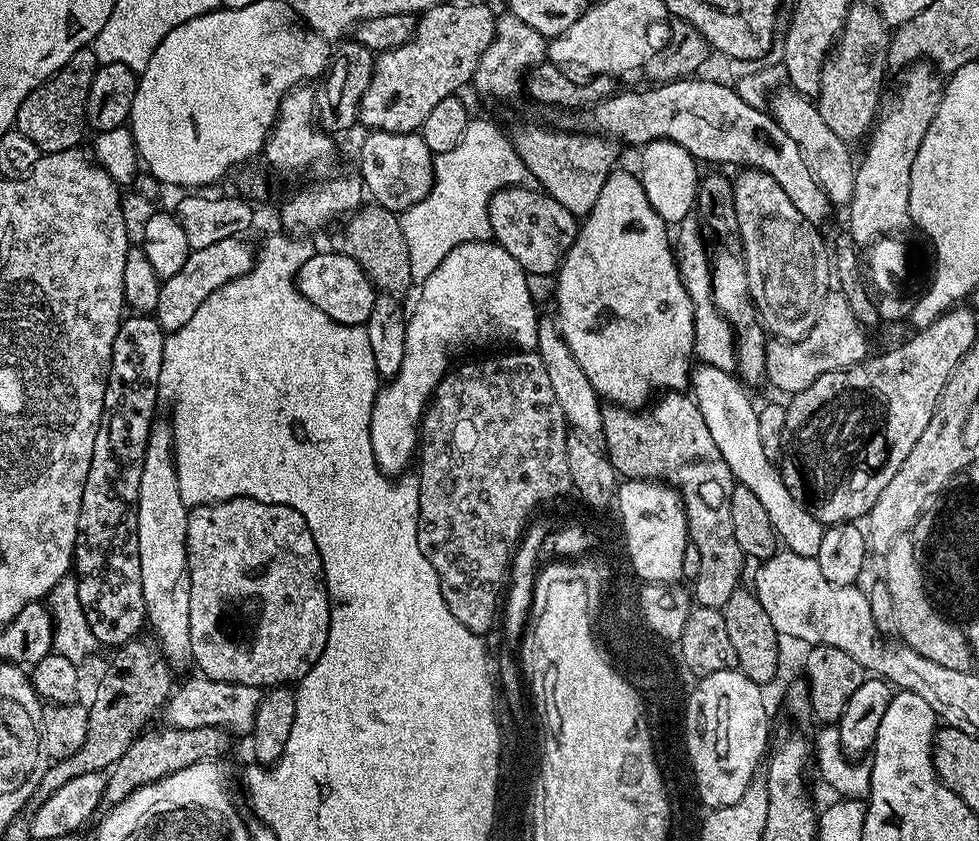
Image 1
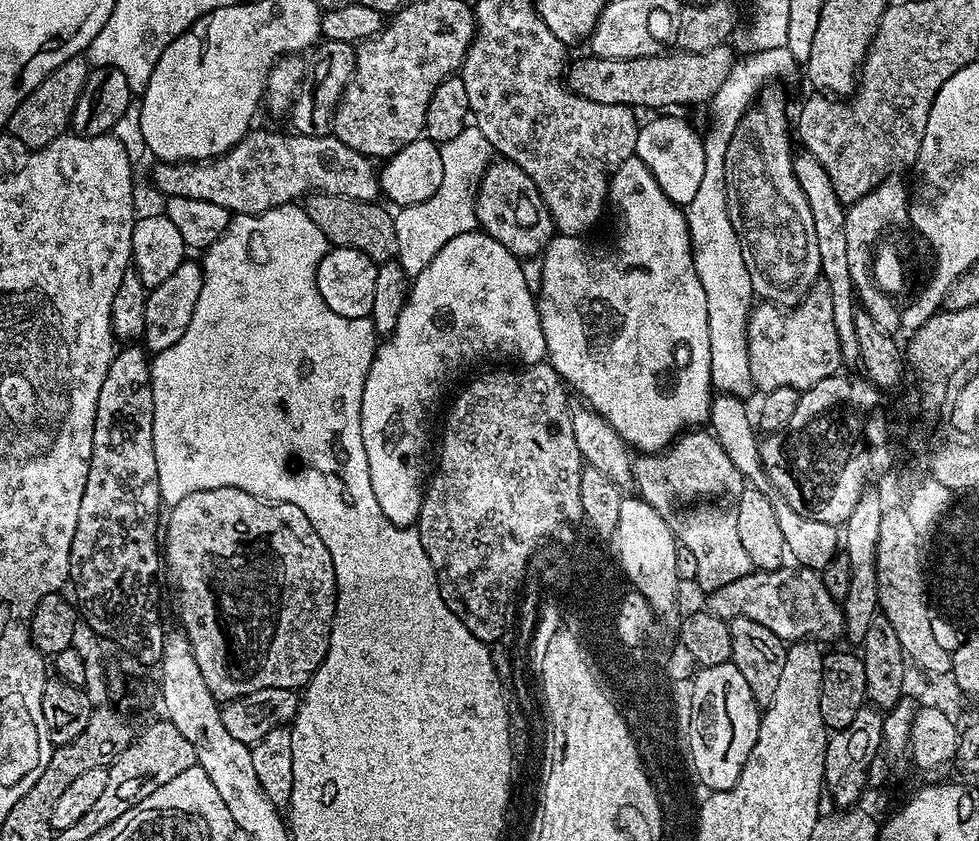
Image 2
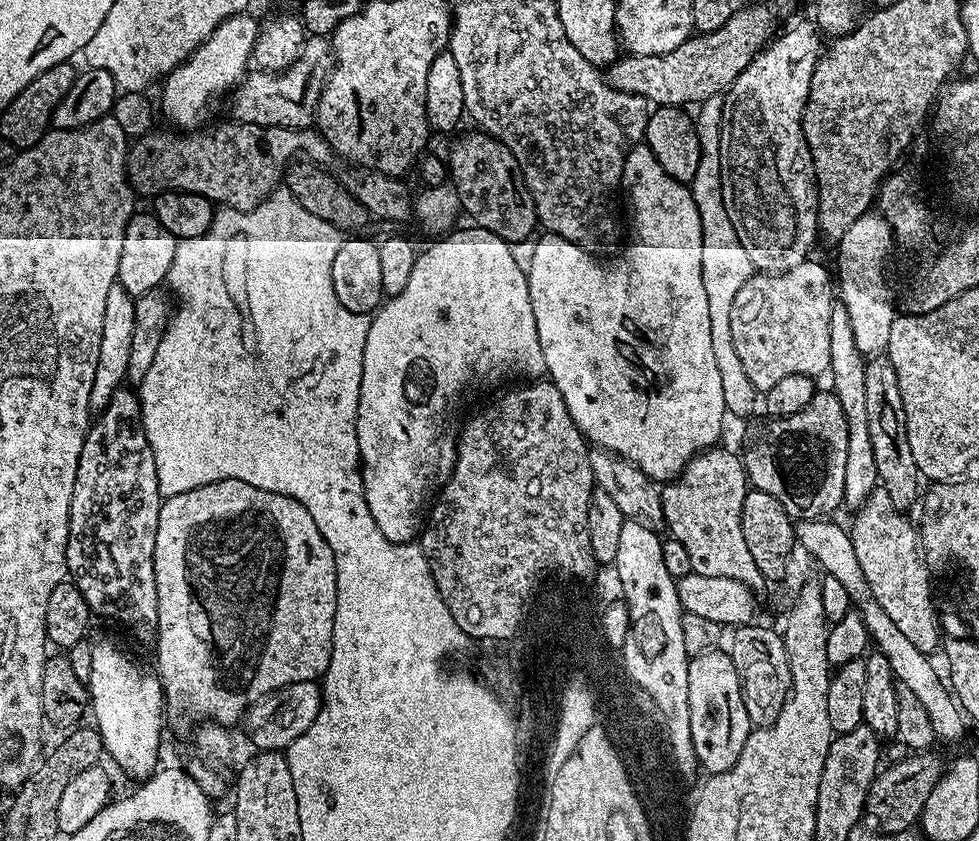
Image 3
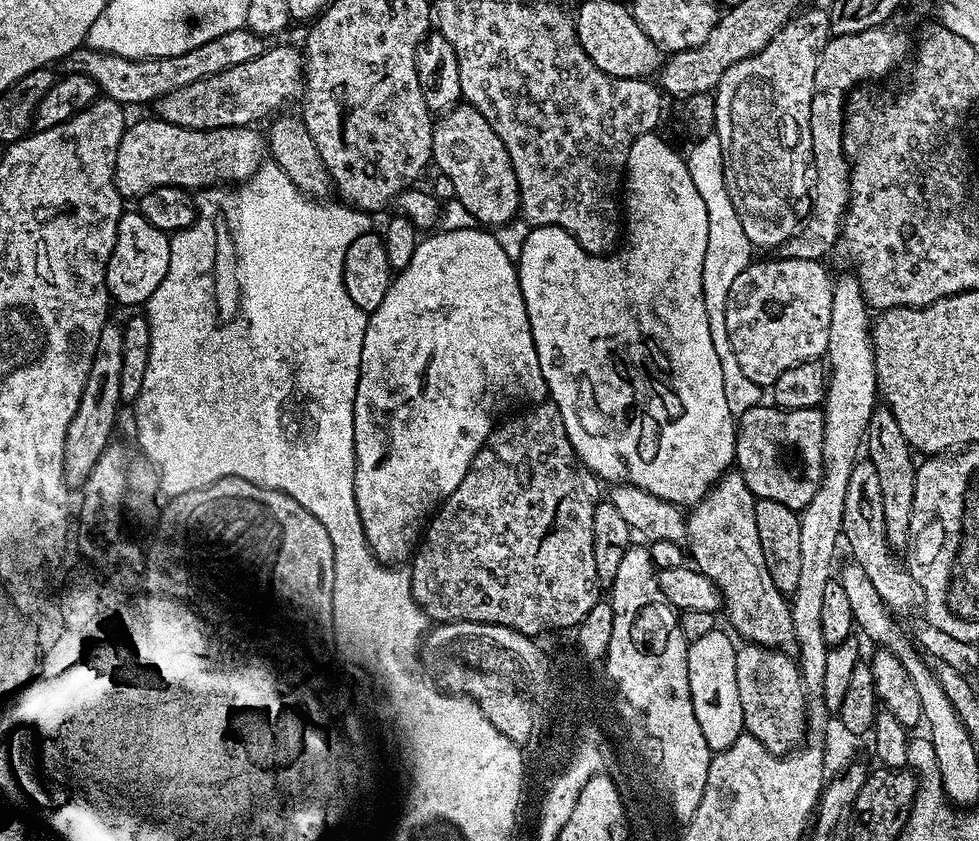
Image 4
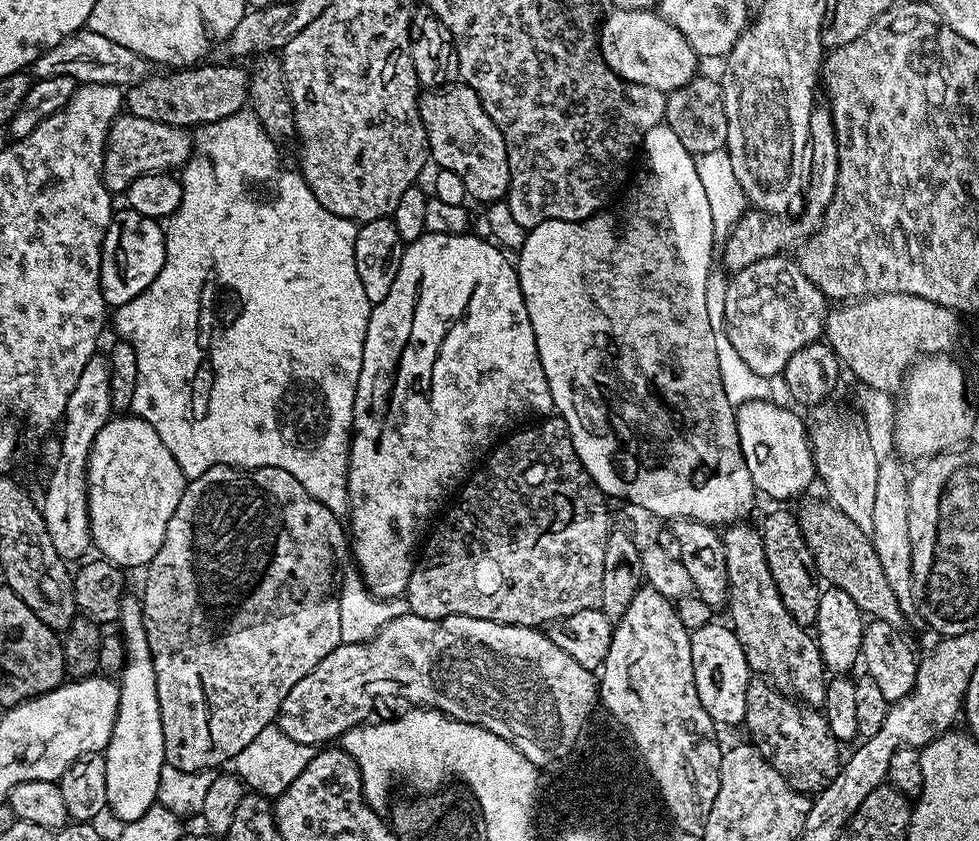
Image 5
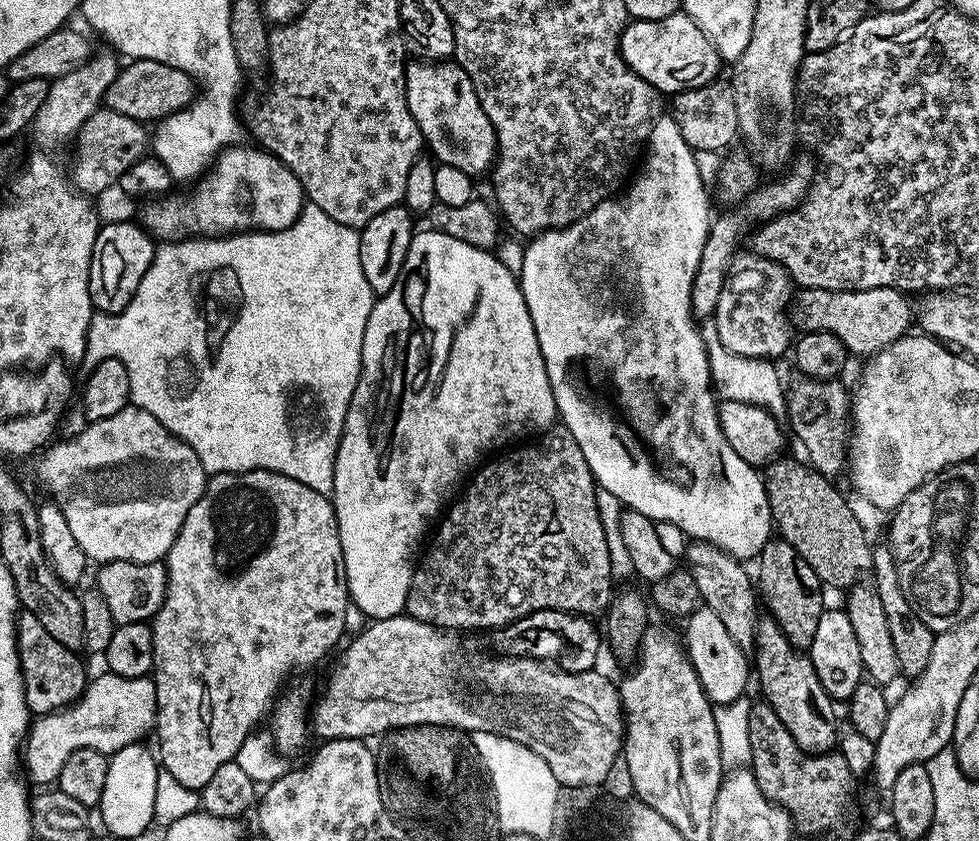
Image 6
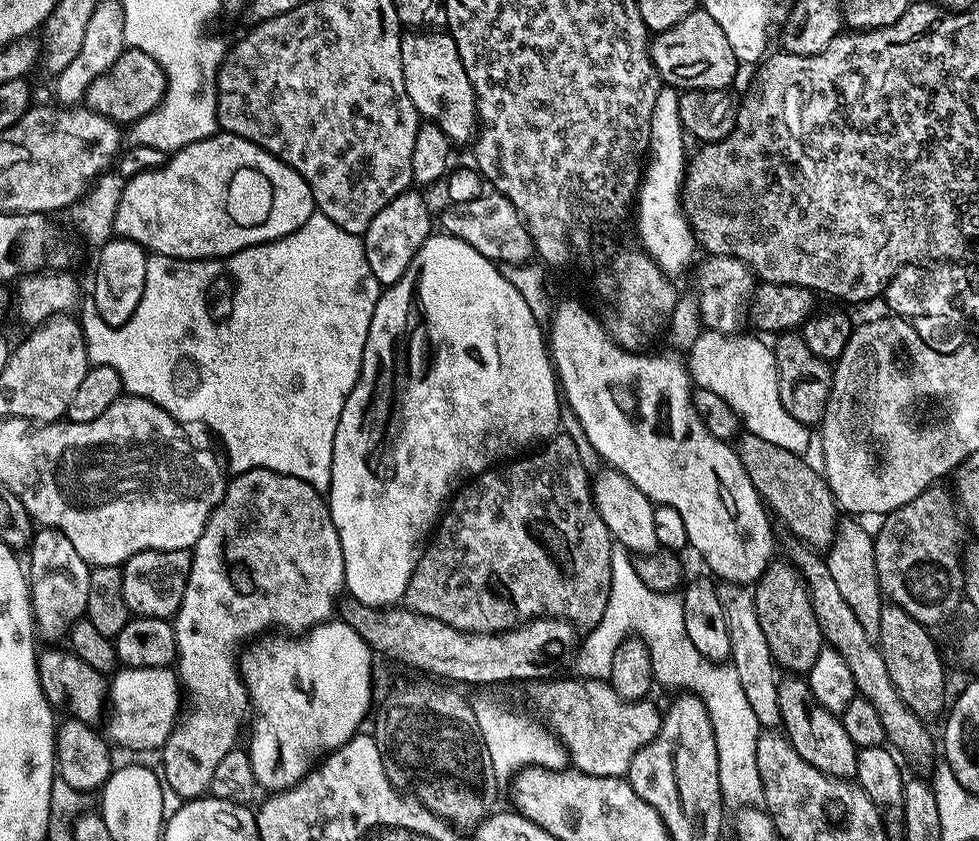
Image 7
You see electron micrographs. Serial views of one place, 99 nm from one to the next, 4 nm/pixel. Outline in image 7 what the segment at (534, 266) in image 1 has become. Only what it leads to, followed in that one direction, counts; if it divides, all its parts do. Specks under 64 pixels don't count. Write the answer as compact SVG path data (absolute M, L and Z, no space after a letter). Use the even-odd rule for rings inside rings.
M444 30L405 31L400 37L400 53L402 82L406 82L406 94L410 94L416 113L440 127L453 145L460 146L468 139L469 143L478 132L476 95L451 34Z

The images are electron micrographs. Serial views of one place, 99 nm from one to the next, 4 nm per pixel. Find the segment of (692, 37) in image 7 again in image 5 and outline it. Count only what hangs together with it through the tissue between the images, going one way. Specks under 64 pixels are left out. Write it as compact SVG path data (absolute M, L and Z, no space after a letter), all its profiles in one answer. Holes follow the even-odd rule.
M612 8L598 25L600 53L622 79L638 86L650 86L665 94L686 86L698 74L696 51L682 38L674 26L670 26L656 10L622 10Z

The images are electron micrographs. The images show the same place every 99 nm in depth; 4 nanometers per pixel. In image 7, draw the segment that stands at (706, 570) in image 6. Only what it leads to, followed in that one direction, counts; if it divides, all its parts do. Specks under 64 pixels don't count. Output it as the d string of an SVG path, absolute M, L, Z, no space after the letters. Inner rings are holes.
M720 582L716 584L718 602L722 602L722 614L726 614L726 631L730 633L730 663L738 674L738 682L742 682L742 691L750 702L750 710L754 710L754 718L758 718L761 729L776 730L781 727L780 707L778 706L778 665L770 654L770 646L766 642L762 625L758 622L758 610L754 610L753 589L743 584Z

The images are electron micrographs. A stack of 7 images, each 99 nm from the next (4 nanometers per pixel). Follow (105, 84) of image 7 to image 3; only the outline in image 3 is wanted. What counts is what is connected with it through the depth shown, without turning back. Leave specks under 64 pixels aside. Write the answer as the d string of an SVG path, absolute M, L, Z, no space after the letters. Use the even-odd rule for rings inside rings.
M309 35L298 58L284 72L252 70L232 89L228 108L237 124L308 130L315 125L316 107L334 67L332 42L328 36Z

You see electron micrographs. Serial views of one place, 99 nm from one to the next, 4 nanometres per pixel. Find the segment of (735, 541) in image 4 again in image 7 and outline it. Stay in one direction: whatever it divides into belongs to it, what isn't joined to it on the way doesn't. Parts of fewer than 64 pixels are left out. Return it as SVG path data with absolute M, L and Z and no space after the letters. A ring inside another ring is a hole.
M796 674L785 675L778 684L778 706L784 735L812 768L839 780L852 780L855 777L858 766L856 744L850 742L850 734L846 734L839 715L826 710L818 698L814 698L807 679Z

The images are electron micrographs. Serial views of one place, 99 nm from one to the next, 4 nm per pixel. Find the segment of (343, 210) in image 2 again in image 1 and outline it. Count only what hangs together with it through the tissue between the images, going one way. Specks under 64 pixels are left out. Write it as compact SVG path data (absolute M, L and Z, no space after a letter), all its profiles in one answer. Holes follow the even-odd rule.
M368 202L357 208L344 222L345 224L332 236L331 251L346 254L346 258L354 258L354 262L362 266L366 278L370 278L373 288L381 293L401 294L400 292L406 291L408 287L413 287L414 281L410 274L410 250L406 250L406 234L402 234L400 217L397 213L386 210L378 203Z

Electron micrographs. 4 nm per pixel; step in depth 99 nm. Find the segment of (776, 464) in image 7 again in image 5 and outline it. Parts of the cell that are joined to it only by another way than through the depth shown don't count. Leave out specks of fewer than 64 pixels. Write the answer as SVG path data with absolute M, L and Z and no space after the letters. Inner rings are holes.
M823 503L808 504L798 512L800 530L819 579L825 585L846 590L846 594L858 602L861 612L871 619L890 622L890 626L903 629L904 611L898 606L898 598L894 598L894 590L890 590L890 582L886 582L886 574L882 574L882 566L878 566L878 554L874 554L869 533L858 530L858 526L832 503Z

